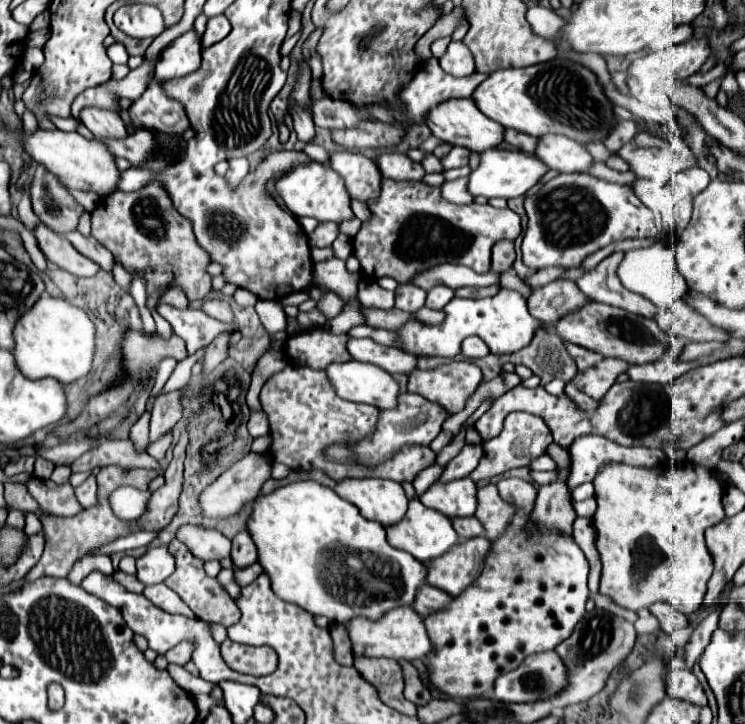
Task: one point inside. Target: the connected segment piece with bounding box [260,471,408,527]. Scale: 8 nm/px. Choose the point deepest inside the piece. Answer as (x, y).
(382, 500)

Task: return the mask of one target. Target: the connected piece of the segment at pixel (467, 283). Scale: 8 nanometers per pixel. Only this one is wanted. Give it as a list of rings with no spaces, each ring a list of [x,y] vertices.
[[[438,265],[432,267],[412,279],[414,285],[420,285],[424,291],[436,287],[436,285],[446,285],[450,289],[460,289],[460,287],[490,287],[490,285],[500,285],[500,273],[488,271],[488,273],[474,273],[470,267],[462,265]]]

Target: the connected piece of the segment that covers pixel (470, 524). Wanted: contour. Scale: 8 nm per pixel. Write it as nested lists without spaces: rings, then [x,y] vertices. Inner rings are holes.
[[[456,517],[456,519],[452,519],[452,525],[454,525],[460,541],[474,539],[484,533],[484,527],[476,517]]]

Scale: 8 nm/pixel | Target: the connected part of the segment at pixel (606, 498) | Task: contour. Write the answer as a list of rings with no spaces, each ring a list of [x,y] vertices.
[[[610,461],[598,469],[592,483],[598,501],[594,525],[598,529],[596,547],[602,561],[600,593],[630,611],[638,611],[656,601],[666,601],[684,615],[696,611],[702,605],[706,583],[712,573],[712,557],[704,543],[704,529],[726,517],[722,507],[724,491],[712,471],[692,463],[686,467],[674,465],[666,469],[644,469]]]

